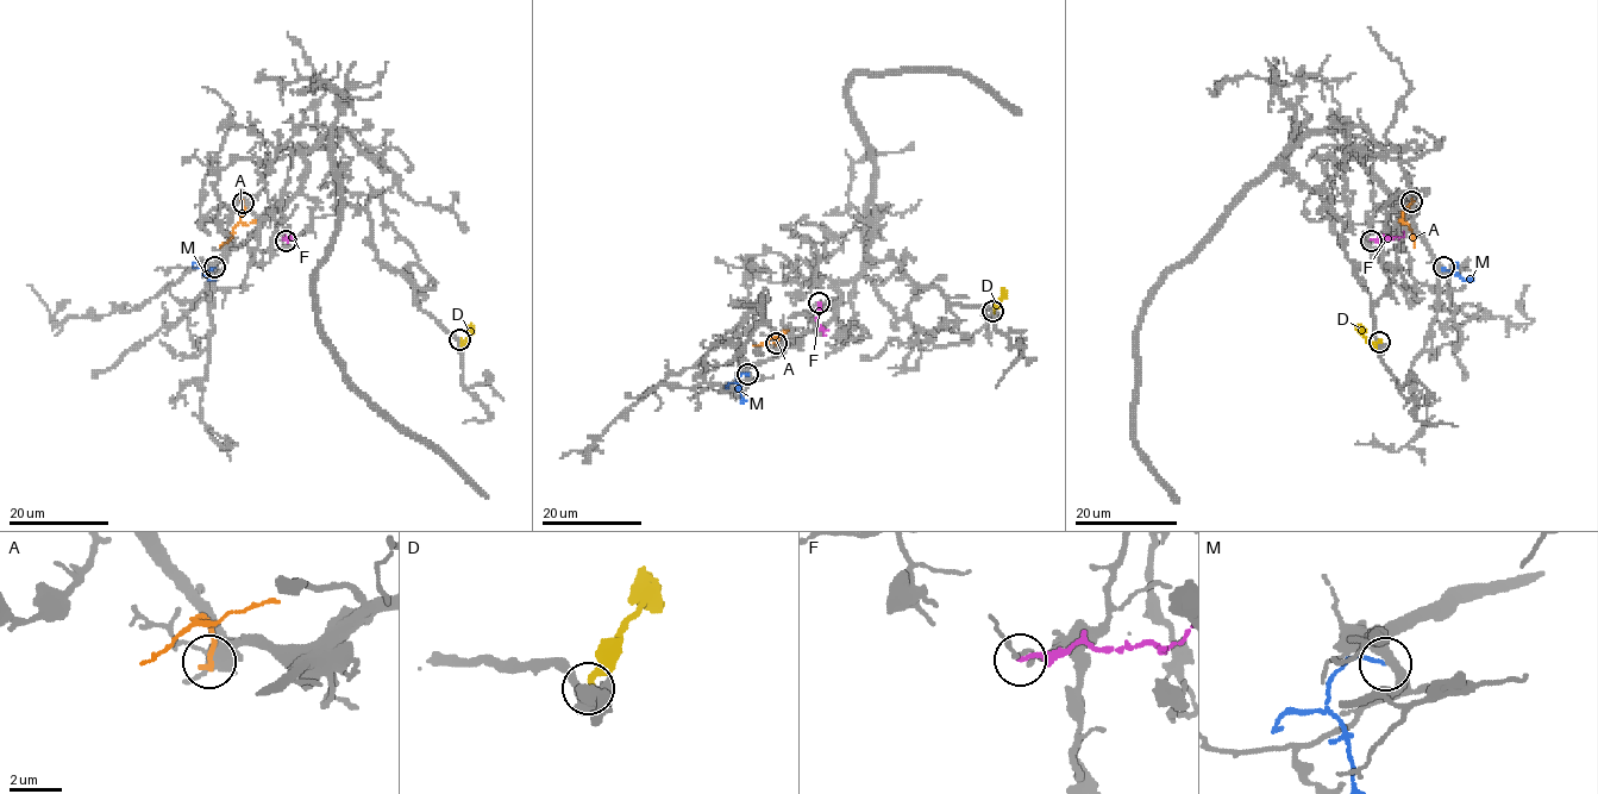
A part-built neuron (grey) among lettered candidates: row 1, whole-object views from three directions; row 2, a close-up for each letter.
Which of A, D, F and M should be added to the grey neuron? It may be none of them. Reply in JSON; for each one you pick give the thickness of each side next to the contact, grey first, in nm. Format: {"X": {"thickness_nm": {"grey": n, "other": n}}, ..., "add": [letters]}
{"M": {"thickness_nm": {"grey": 280, "other": 140}}, "add": ["M"]}

